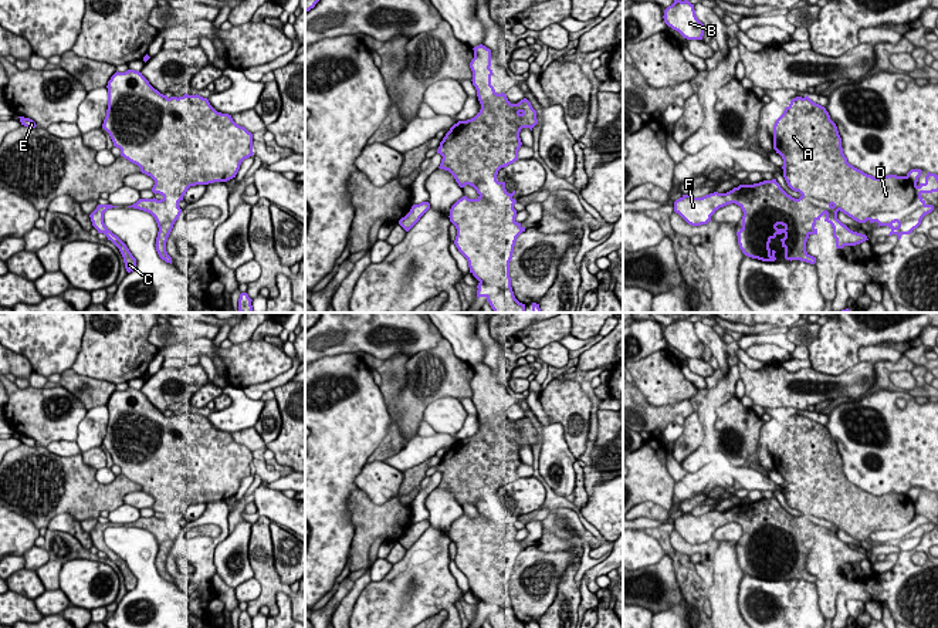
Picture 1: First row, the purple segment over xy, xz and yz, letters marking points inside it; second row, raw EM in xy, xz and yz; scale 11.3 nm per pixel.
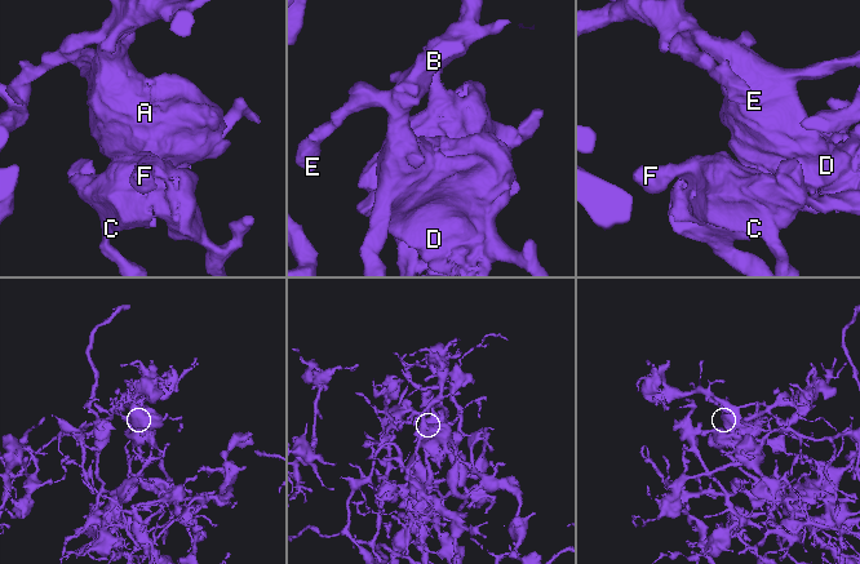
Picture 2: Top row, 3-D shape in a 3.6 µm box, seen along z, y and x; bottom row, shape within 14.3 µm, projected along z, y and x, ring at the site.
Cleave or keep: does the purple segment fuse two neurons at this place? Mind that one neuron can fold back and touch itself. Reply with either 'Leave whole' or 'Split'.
Split

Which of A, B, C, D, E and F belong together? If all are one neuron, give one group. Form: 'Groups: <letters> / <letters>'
Groups: A B D E / C F

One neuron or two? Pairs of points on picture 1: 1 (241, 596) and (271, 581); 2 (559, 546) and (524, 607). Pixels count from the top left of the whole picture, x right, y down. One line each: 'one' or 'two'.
1: two
2: two

